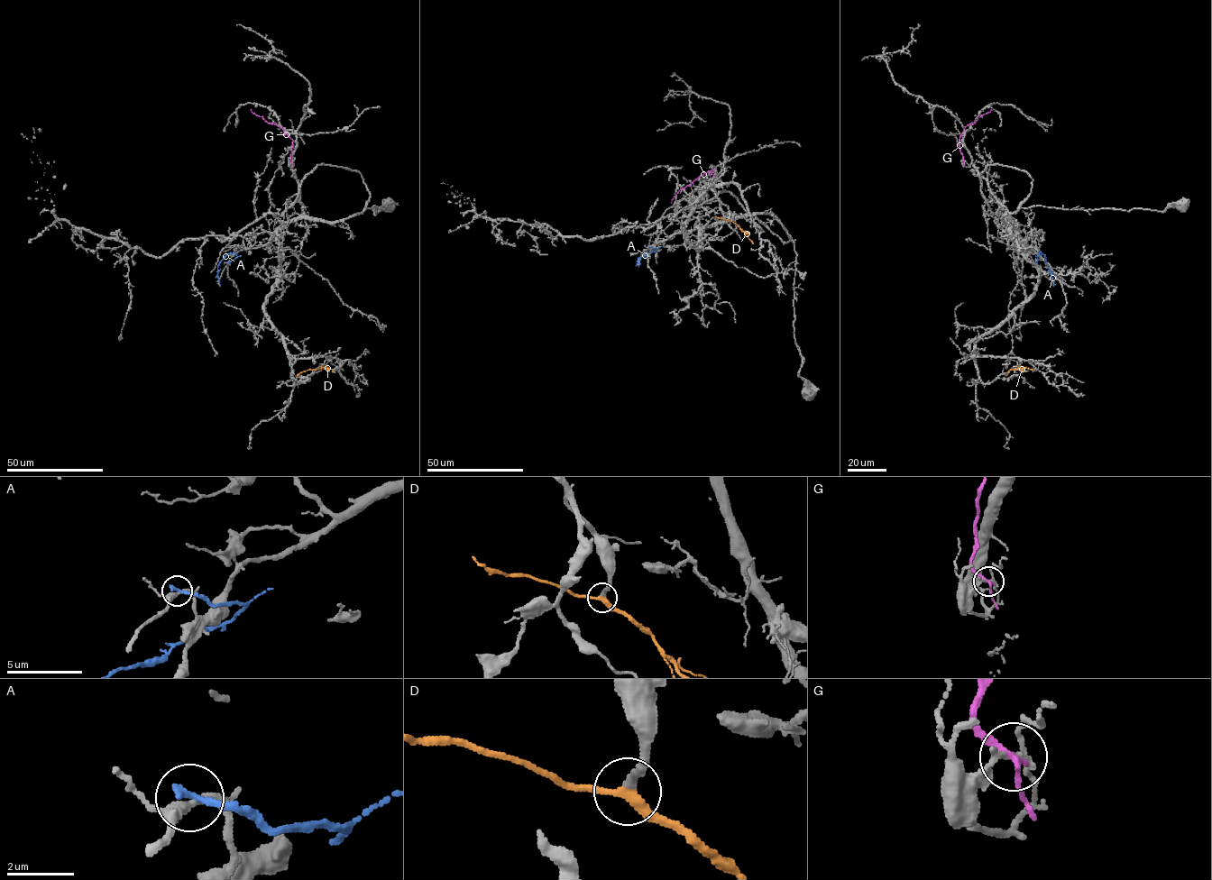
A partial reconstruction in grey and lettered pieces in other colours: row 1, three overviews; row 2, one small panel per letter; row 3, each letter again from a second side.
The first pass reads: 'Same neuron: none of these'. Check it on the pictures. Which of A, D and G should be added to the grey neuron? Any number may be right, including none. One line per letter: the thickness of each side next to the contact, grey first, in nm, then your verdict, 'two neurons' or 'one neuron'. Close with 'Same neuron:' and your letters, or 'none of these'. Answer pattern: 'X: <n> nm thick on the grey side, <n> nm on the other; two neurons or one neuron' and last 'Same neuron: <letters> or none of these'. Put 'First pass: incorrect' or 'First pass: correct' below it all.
A: 240 nm thick on the grey side, 240 nm on the other; two neurons
D: 200 nm thick on the grey side, 280 nm on the other; one neuron
G: 180 nm thick on the grey side, 190 nm on the other; two neurons
Same neuron: D
First pass: incorrect

